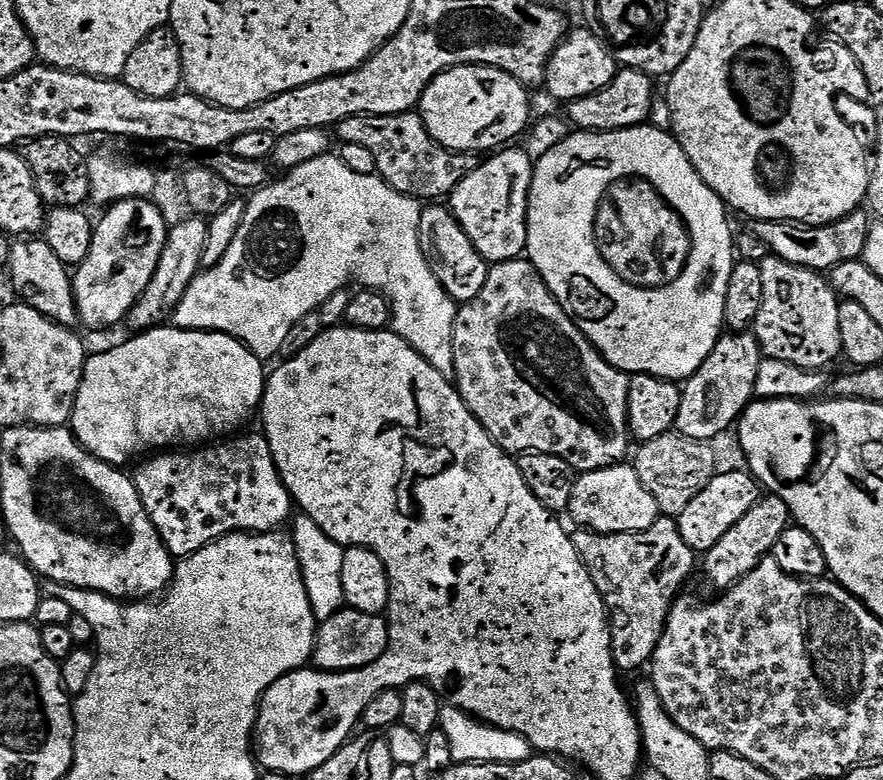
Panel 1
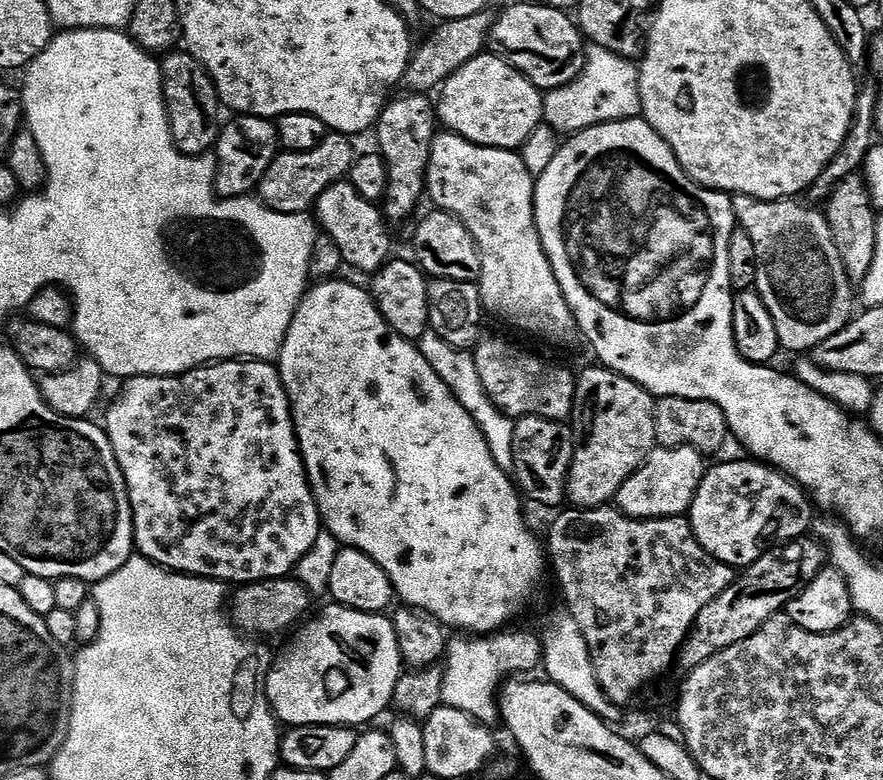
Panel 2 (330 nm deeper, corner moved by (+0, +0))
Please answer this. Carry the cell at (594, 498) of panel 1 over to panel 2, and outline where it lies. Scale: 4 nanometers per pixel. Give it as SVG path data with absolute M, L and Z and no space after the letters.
M693 448L652 449L640 467L618 490L615 507L635 520L661 520L684 516L694 502L694 494L706 471L705 457Z

